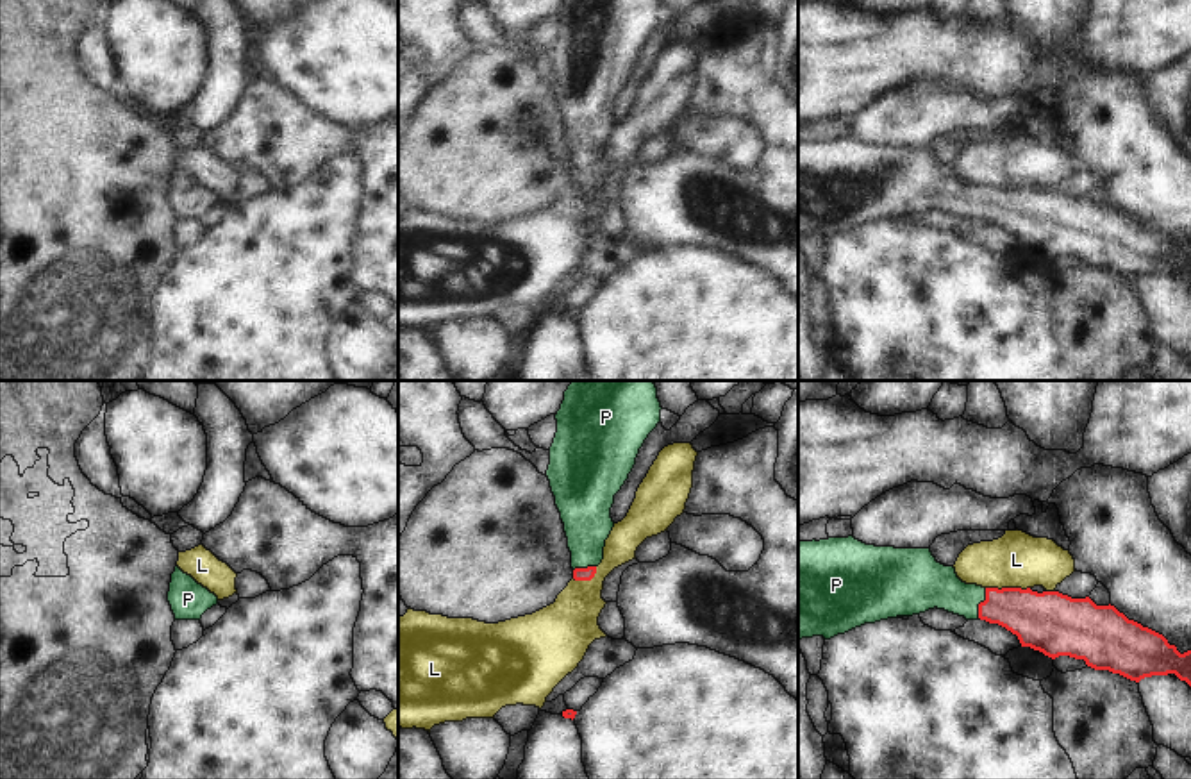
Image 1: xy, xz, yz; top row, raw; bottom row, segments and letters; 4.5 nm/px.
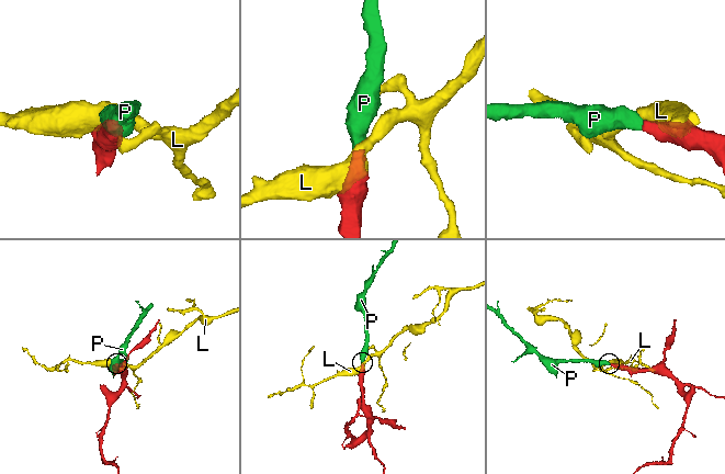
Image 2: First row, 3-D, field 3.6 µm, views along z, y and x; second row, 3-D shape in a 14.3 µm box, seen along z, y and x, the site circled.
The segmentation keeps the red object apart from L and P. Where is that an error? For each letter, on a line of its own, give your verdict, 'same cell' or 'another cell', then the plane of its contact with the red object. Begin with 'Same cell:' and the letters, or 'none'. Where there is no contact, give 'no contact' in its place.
Same cell: P
L: another cell; contact in yz
P: same cell; contact in yz

